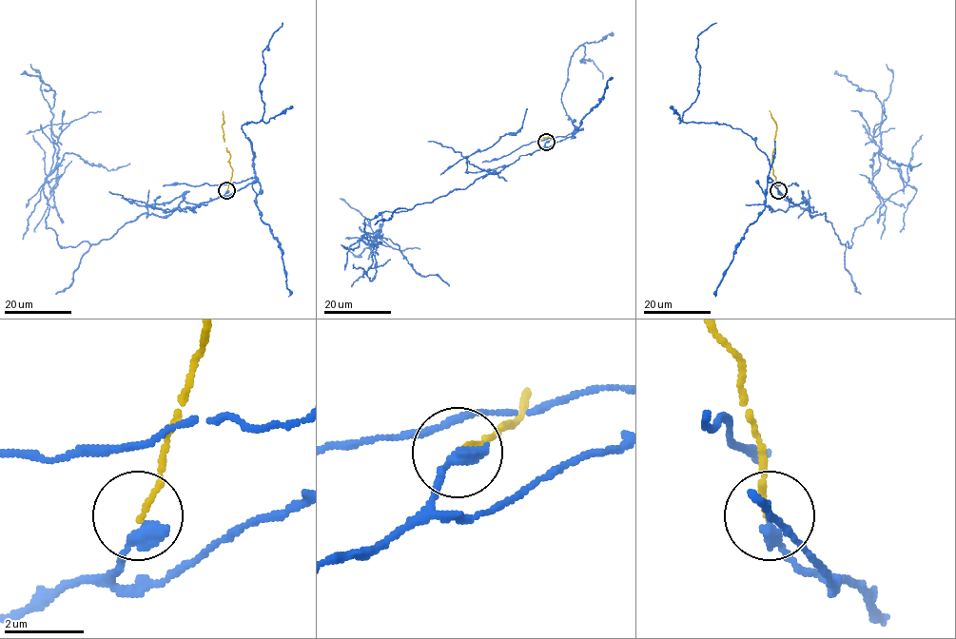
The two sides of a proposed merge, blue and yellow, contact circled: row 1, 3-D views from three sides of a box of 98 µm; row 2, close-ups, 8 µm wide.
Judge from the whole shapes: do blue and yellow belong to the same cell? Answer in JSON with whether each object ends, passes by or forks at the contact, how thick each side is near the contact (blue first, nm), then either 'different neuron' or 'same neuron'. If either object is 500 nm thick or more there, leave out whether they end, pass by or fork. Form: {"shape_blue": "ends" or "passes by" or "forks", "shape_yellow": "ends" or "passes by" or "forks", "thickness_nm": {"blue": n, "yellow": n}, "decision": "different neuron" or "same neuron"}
{"shape_blue": "ends", "shape_yellow": "ends", "thickness_nm": {"blue": 400, "yellow": 140}, "decision": "different neuron"}

